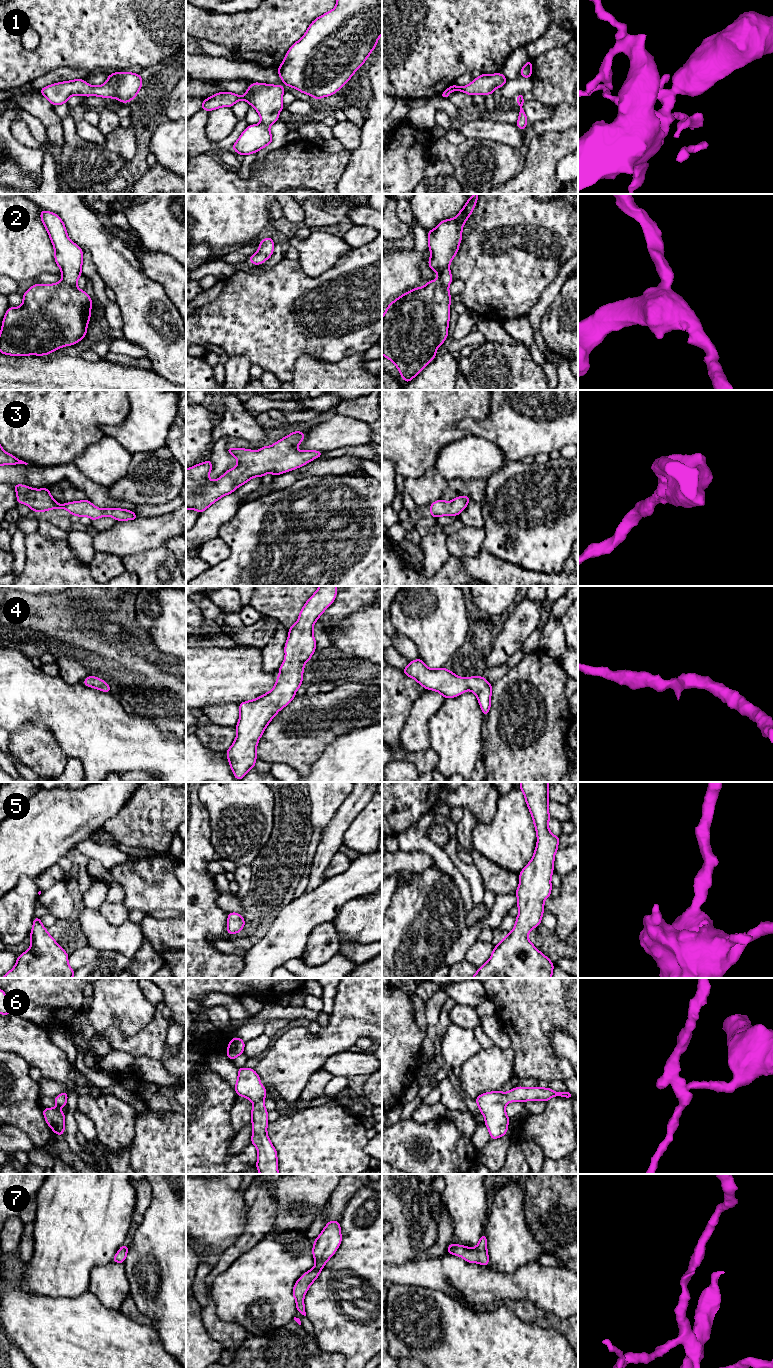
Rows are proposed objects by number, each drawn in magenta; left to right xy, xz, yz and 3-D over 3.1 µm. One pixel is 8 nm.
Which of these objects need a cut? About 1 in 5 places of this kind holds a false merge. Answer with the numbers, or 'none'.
none

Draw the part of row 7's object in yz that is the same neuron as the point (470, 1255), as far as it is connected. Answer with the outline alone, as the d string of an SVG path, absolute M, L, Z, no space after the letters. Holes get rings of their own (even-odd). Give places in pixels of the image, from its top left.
M483 1233L476 1247L469 1248L467 1246L457 1245L453 1242L448 1246L446 1253L460 1256L468 1263L479 1263L481 1265L487 1266L489 1264L487 1243L487 1238L485 1233Z

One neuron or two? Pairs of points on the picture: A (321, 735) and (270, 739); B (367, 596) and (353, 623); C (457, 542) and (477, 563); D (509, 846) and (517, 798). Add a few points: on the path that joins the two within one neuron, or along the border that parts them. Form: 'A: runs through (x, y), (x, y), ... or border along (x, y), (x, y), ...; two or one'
A: runs through (308, 736), (306, 738), (283, 739); one
B: border along (371, 606), (365, 609), (354, 610), (338, 622); two
C: border along (481, 548), (472, 556), (463, 556), (461, 558); two
D: runs through (511, 834), (512, 810); one

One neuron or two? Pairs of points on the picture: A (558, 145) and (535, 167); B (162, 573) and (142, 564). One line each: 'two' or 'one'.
A: one
B: one

